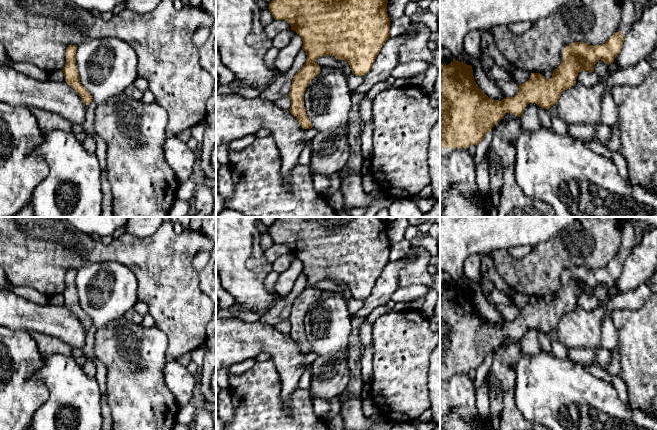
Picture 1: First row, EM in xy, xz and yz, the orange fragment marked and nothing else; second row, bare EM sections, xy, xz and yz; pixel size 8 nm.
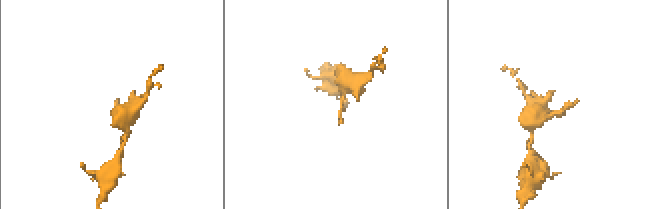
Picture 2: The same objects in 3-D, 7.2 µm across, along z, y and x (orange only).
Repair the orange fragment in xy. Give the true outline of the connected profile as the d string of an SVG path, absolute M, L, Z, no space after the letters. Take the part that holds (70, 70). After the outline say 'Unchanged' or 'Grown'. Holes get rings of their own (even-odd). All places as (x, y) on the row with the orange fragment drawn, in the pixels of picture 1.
M69 45L66 49L66 63L63 73L66 83L72 87L81 97L84 104L89 105L92 102L92 96L87 92L80 82L78 68L76 66L76 45Z. Unchanged

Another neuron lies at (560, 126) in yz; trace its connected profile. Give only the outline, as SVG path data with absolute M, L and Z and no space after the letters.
M560 117L551 118L552 121L552 129L558 134L566 134L568 133L568 124L562 120Z

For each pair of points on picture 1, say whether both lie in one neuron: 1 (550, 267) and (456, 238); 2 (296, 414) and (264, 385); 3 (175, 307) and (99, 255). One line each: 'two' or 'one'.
1: two
2: one
3: one

